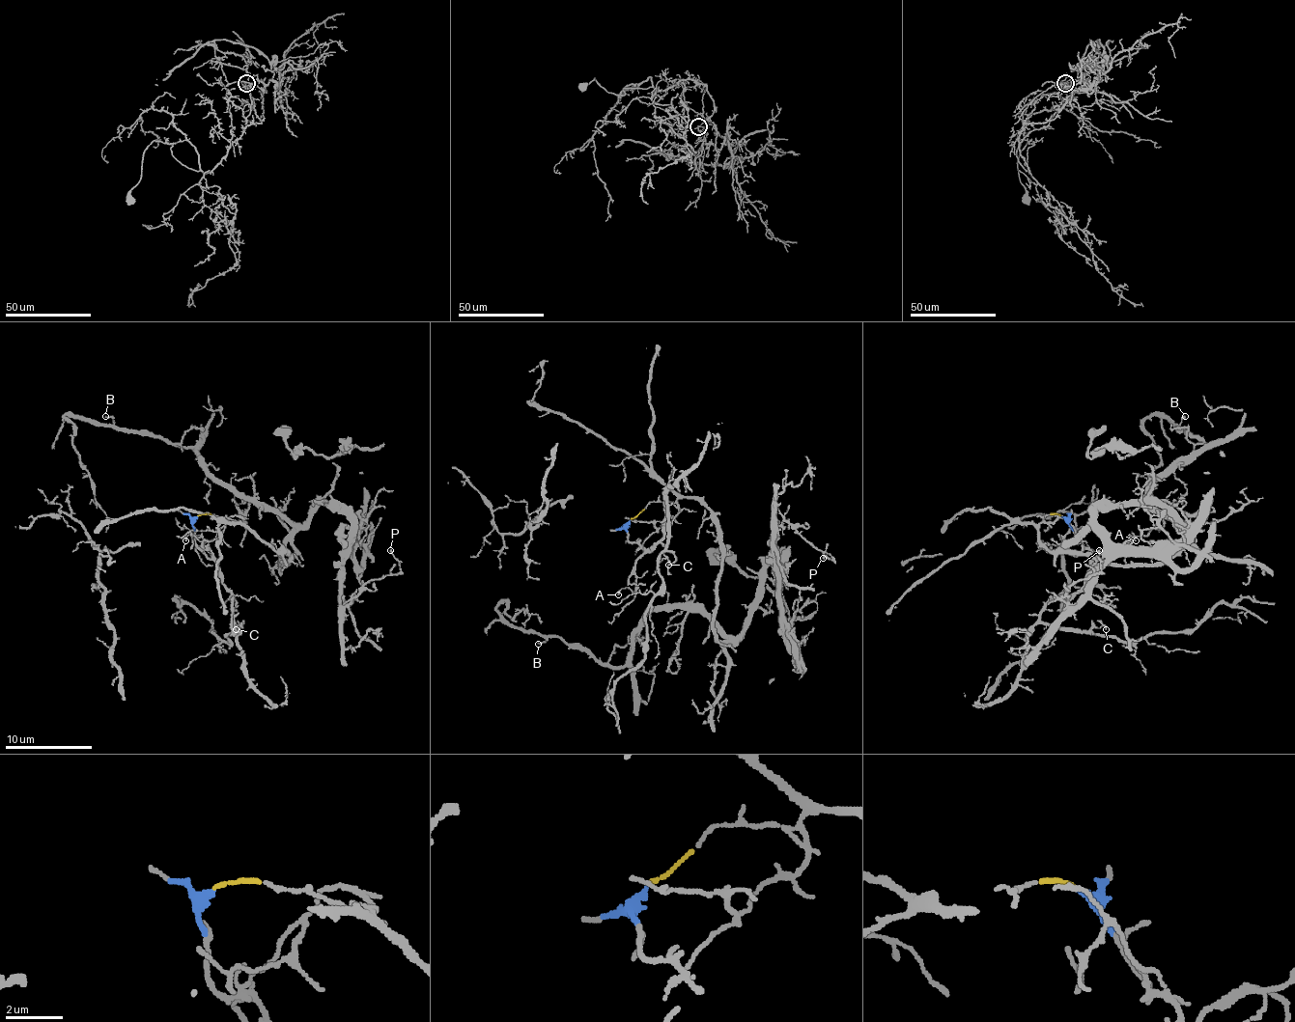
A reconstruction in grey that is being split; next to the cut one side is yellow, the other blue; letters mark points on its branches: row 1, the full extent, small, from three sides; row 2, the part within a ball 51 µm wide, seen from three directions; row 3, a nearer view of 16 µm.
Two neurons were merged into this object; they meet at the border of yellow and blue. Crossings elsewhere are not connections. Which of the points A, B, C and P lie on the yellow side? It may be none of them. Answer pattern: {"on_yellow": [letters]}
{"on_yellow": ["B", "P"]}

